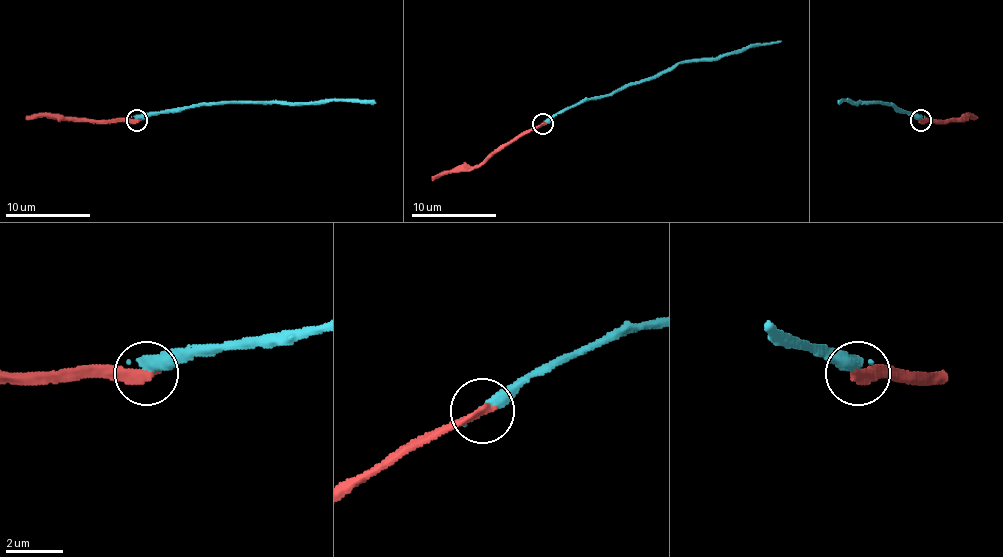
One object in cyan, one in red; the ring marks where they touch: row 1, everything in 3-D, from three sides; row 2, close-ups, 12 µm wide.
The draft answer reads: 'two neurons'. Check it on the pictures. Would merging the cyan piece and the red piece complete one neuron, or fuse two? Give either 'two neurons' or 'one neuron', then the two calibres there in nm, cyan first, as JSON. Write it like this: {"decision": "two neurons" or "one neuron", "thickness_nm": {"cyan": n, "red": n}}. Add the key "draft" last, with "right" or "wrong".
{"decision": "two neurons", "thickness_nm": {"cyan": 460, "red": 320}, "draft": "right"}

